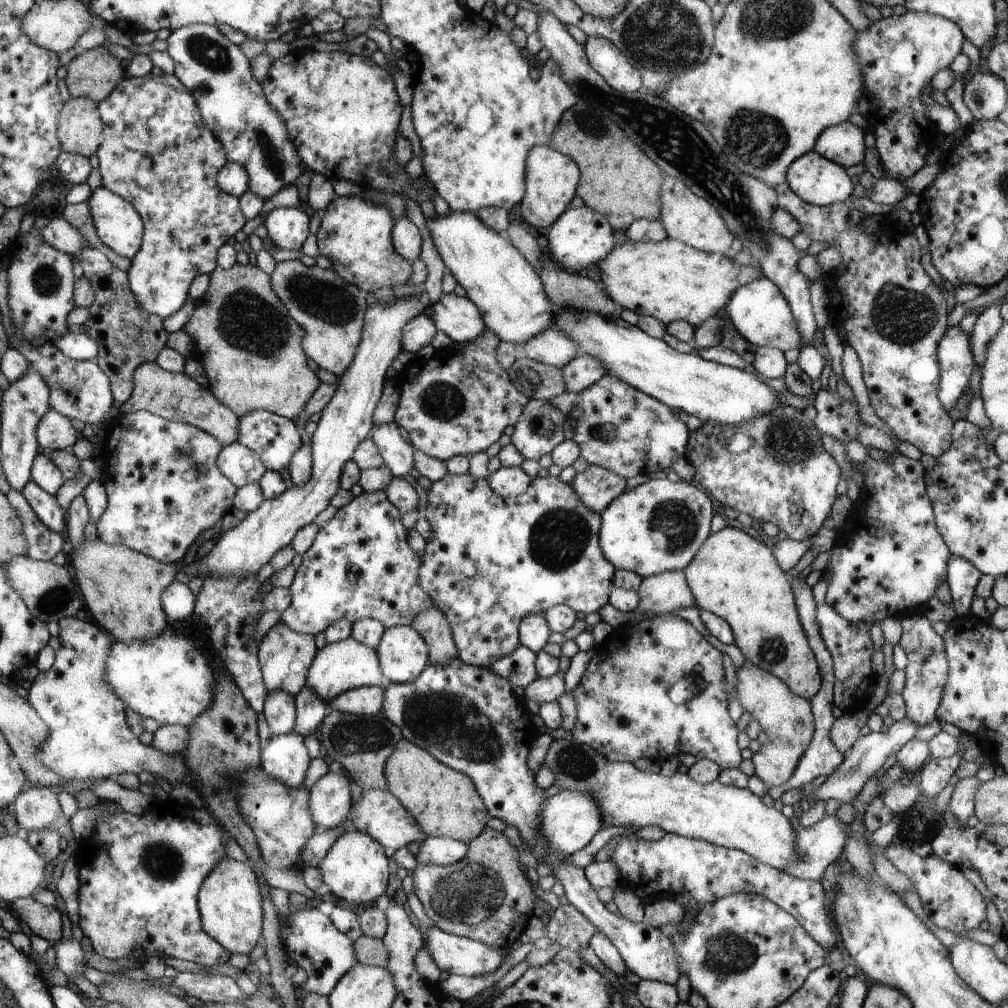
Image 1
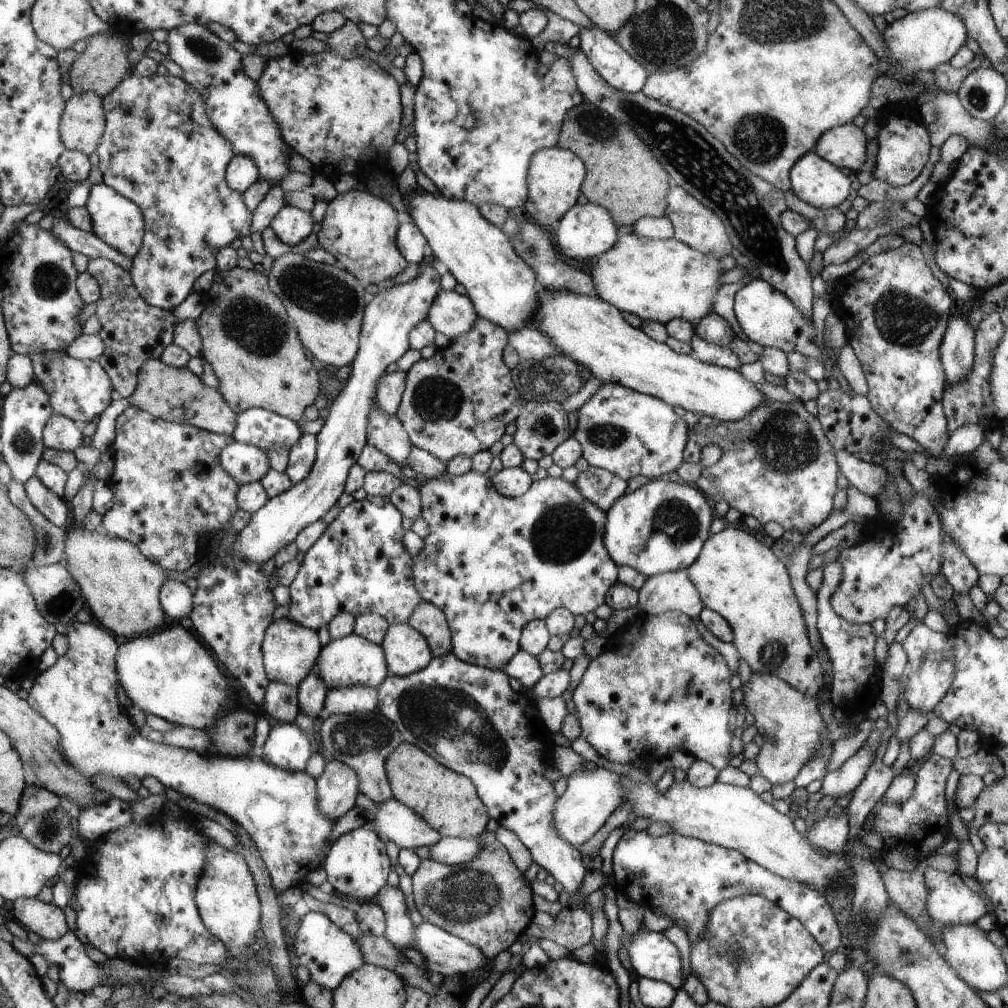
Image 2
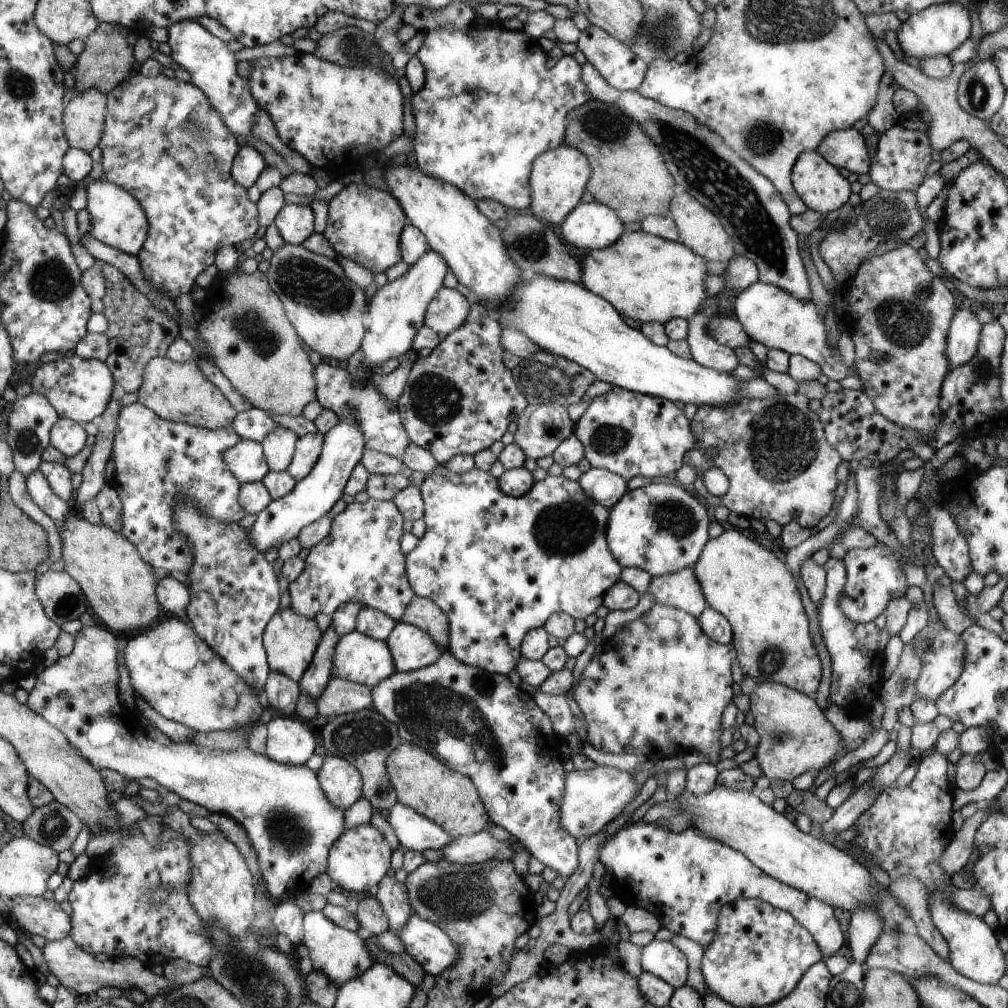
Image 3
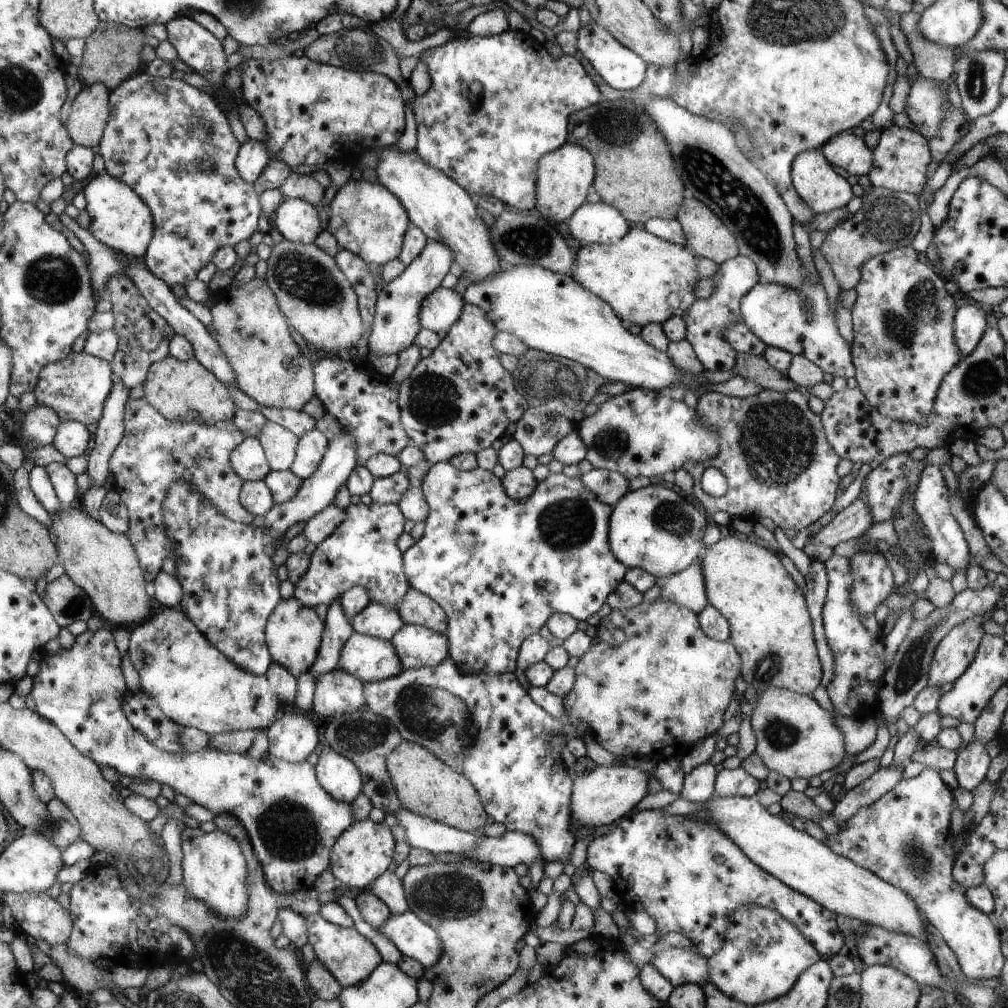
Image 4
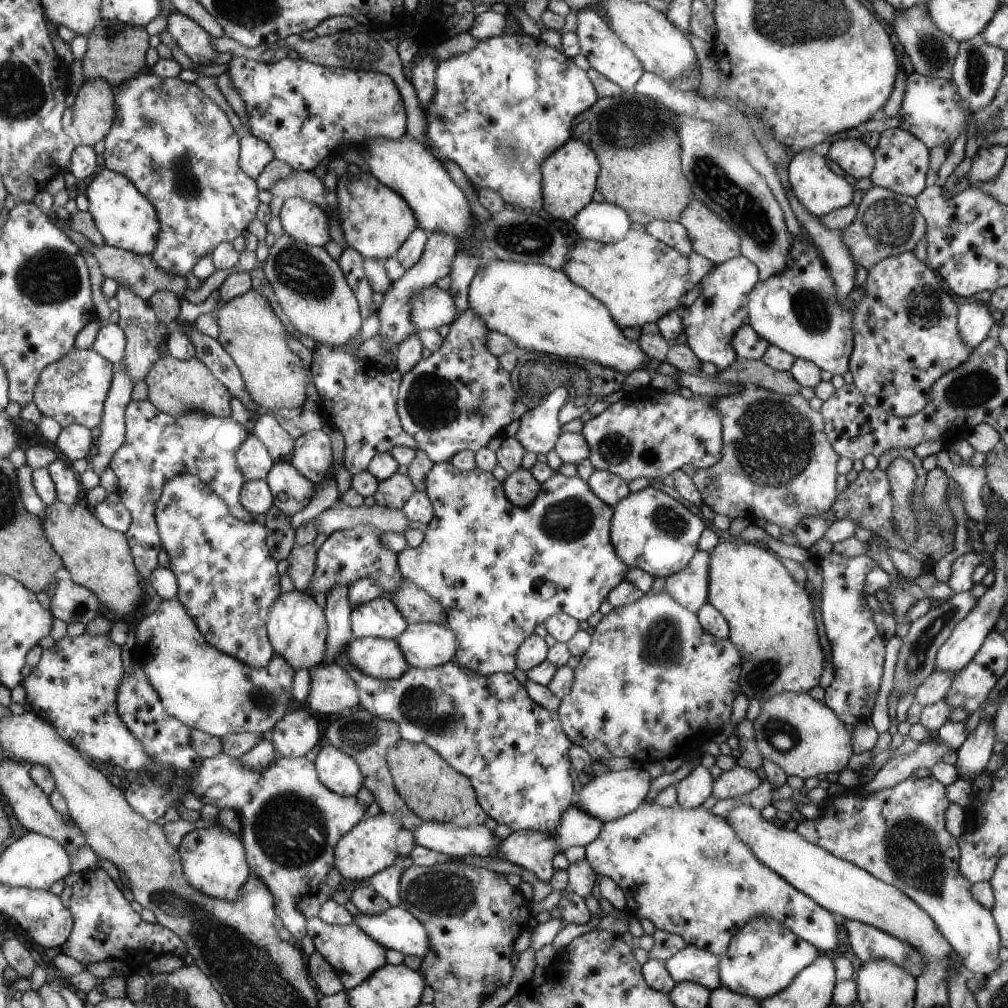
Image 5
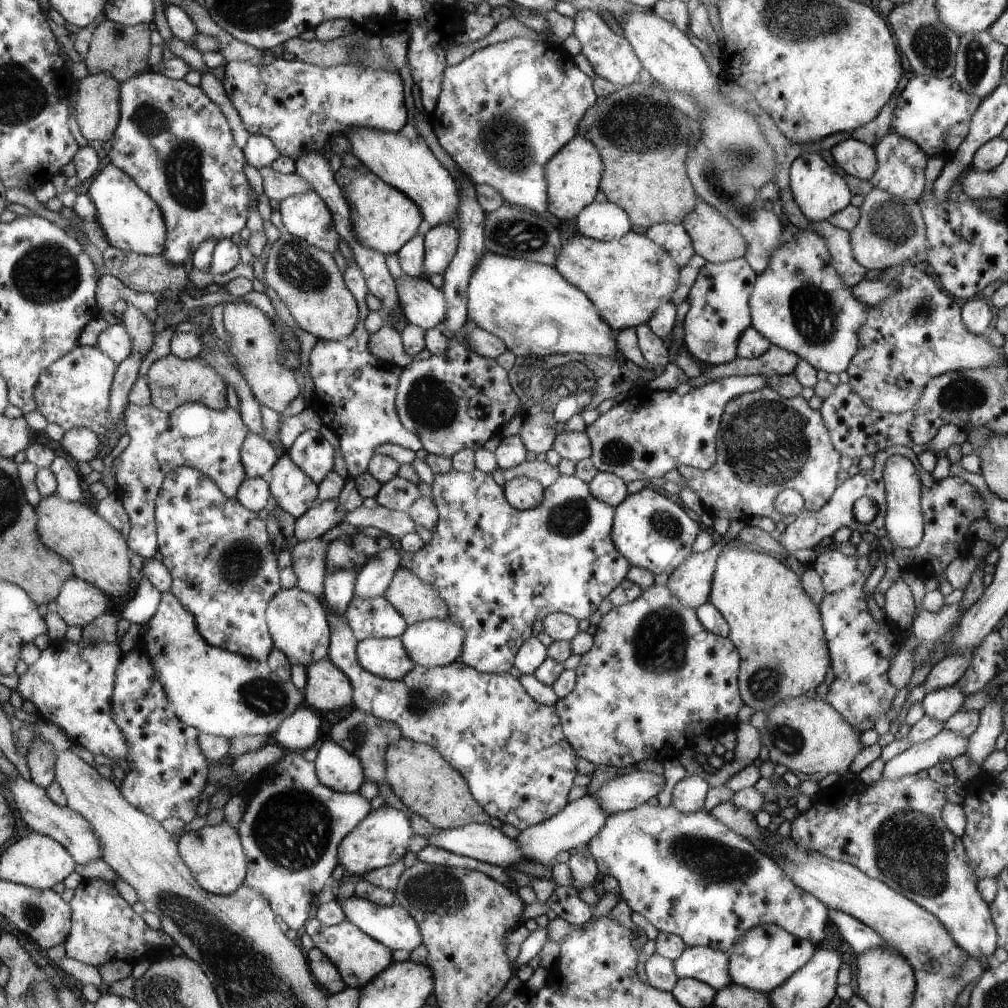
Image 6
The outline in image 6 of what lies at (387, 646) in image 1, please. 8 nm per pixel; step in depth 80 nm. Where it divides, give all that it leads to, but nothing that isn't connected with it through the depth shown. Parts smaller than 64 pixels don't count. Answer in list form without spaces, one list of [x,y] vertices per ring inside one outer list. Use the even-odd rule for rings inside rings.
[[[450,617],[408,625],[399,636],[411,659],[423,667],[447,667],[460,661],[466,638],[465,628]]]

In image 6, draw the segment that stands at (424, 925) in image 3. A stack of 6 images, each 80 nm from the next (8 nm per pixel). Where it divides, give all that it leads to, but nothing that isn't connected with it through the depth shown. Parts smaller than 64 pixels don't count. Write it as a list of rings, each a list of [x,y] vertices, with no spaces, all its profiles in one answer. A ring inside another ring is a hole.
[[[356,894],[344,900],[337,900],[343,908],[347,920],[355,924],[361,931],[367,933],[368,936],[376,939],[380,943],[384,943],[392,950],[407,950],[412,952],[416,947],[422,945],[423,935],[420,932],[419,925],[416,924],[414,917],[403,906],[392,903],[385,907],[361,897]]]

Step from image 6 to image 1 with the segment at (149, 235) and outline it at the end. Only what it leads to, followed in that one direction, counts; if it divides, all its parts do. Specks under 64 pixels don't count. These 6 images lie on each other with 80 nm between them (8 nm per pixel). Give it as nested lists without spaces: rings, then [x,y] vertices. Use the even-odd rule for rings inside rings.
[[[102,185],[91,192],[87,203],[98,238],[117,255],[134,258],[139,252],[143,235],[143,220],[135,205]]]

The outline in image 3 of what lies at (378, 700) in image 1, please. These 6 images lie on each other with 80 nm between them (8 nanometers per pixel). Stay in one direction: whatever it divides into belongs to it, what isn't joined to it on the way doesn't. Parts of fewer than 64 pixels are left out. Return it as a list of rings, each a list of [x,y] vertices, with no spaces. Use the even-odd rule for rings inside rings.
[[[331,677],[324,691],[315,701],[316,710],[324,718],[331,719],[347,713],[371,709],[374,700],[370,687],[356,682]]]

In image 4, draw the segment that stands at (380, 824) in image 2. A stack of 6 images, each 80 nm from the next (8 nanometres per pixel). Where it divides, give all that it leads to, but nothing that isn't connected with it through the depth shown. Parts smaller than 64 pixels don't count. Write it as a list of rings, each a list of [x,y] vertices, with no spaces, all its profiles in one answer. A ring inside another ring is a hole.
[[[400,808],[396,814],[400,826],[405,829],[410,848],[426,850],[432,855],[438,853],[466,852],[474,846],[481,832],[462,832],[452,825],[432,821],[419,816],[406,808]]]

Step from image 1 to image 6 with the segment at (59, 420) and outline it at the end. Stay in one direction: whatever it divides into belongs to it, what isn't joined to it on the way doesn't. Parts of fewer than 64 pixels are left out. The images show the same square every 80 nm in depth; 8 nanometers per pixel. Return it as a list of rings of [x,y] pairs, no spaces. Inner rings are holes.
[[[86,427],[73,428],[66,430],[60,446],[74,460],[78,462],[90,462],[98,454],[100,438],[92,432],[92,429],[87,429]]]

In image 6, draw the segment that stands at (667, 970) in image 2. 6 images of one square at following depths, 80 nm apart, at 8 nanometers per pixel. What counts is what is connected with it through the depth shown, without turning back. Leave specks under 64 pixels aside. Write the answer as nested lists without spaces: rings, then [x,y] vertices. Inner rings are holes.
[[[698,945],[688,947],[674,961],[679,978],[690,977],[711,985],[716,991],[732,984],[729,975],[729,953],[720,949]]]

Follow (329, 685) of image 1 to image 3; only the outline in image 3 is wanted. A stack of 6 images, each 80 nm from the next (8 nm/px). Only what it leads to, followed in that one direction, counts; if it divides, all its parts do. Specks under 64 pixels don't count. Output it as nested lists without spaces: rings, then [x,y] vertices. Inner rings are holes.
[[[352,631],[345,636],[341,636],[335,646],[331,677],[339,677],[342,680],[374,688],[374,686],[383,683],[384,680],[387,680],[397,672],[395,660],[386,641],[374,640],[374,638],[364,636],[363,633]]]

